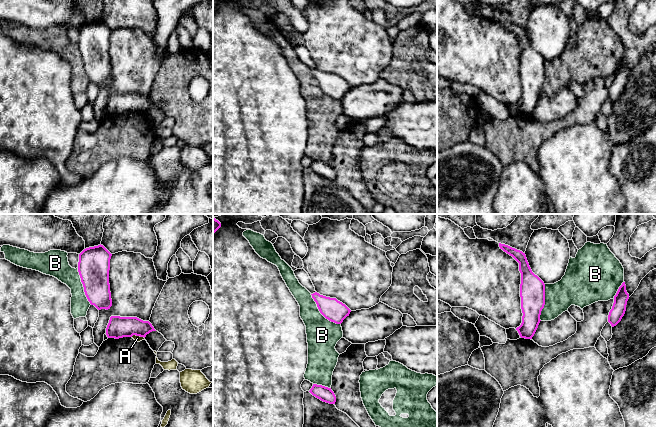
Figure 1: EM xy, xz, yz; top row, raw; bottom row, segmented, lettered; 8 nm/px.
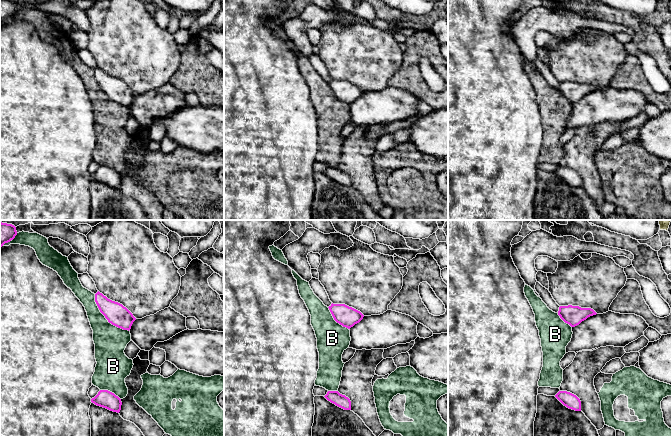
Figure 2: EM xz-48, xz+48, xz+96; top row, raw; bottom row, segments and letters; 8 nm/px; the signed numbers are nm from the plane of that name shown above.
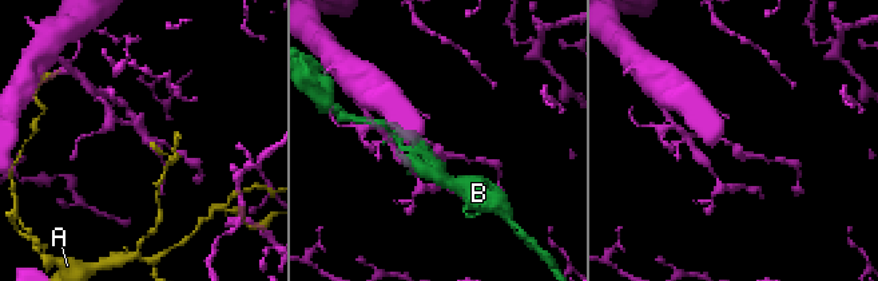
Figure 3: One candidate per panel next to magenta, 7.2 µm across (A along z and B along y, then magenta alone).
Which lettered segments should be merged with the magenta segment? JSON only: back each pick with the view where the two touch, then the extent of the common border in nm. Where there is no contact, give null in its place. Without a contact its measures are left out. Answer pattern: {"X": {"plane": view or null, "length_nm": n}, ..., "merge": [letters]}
{"merge": []}

